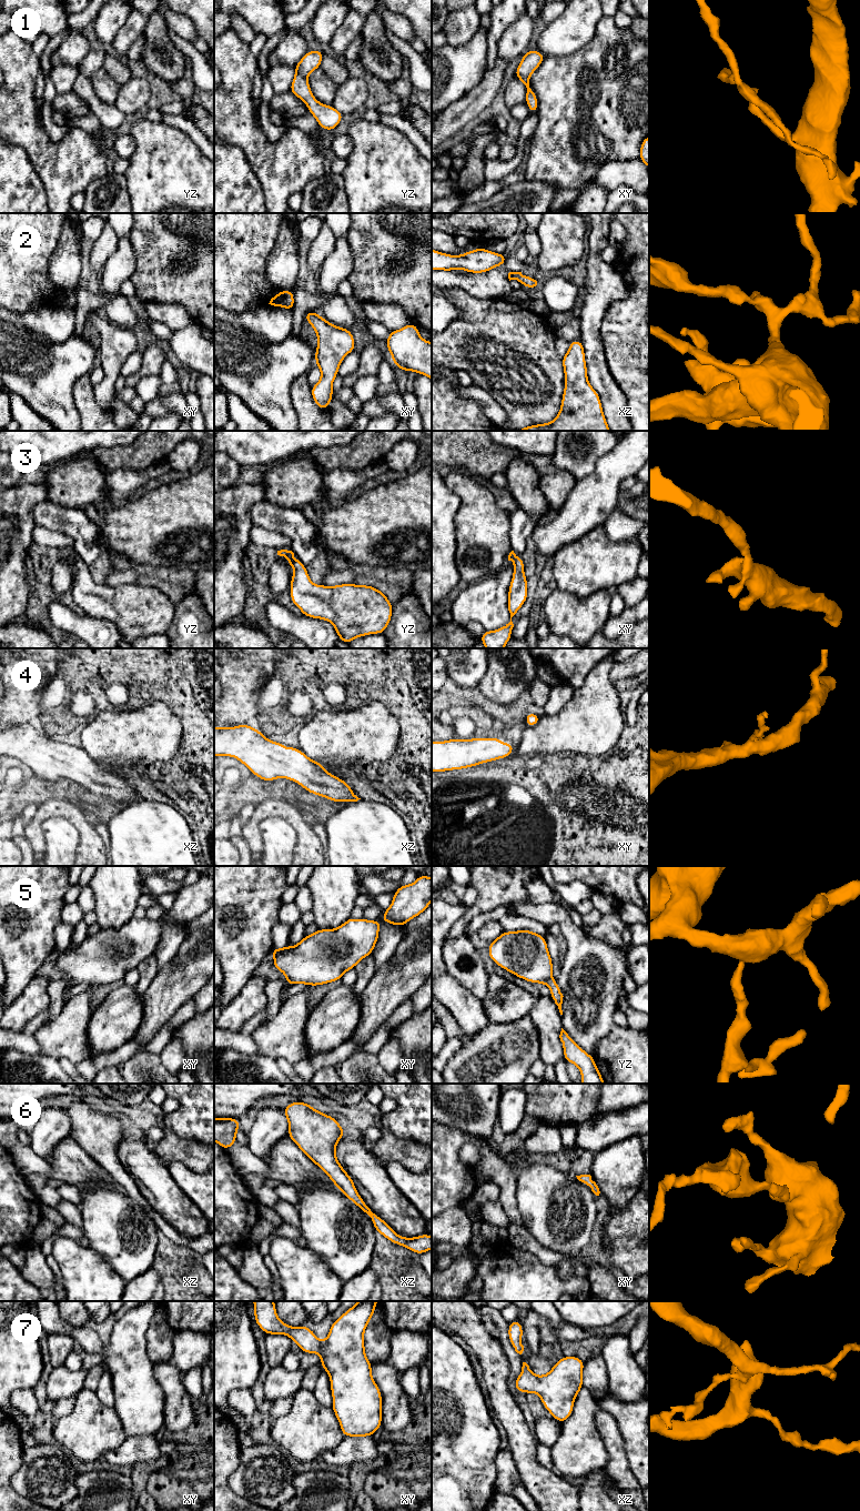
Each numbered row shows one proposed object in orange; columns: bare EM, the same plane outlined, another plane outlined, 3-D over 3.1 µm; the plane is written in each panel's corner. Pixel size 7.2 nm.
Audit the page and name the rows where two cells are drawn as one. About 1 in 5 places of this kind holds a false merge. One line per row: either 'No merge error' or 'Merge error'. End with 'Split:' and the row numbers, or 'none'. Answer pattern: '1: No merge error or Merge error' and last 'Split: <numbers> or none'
1: No merge error
2: No merge error
3: No merge error
4: No merge error
5: No merge error
6: No merge error
7: No merge error
Split: none

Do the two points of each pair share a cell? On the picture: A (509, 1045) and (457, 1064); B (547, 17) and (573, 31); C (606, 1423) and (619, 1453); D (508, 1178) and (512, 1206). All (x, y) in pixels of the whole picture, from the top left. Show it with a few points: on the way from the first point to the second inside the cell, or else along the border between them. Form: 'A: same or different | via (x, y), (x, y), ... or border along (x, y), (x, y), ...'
A: same | via (496, 1058), (491, 1064), (471, 1064)
B: different | border along (563, 11), (547, 24)
C: same | via (609, 1431), (615, 1446)
D: same | via (508, 1185), (508, 1199)

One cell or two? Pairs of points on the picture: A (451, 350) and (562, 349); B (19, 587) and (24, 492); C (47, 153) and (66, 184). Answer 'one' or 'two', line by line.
A: two
B: one
C: one

